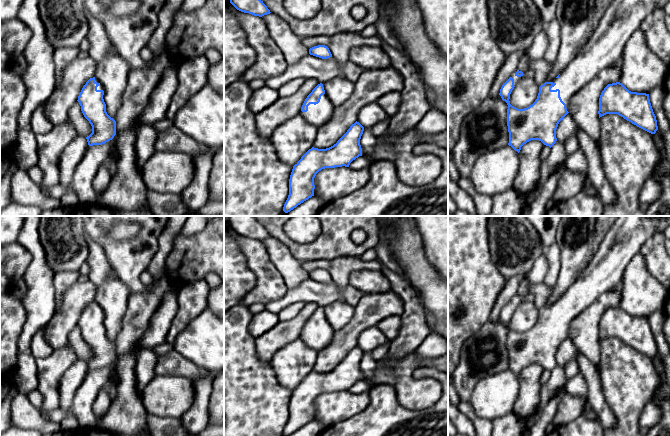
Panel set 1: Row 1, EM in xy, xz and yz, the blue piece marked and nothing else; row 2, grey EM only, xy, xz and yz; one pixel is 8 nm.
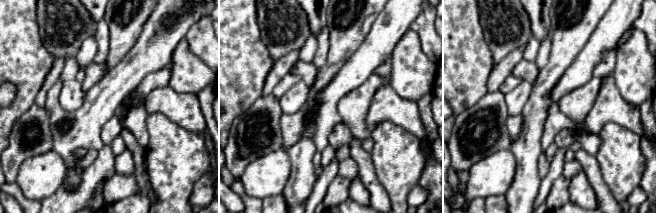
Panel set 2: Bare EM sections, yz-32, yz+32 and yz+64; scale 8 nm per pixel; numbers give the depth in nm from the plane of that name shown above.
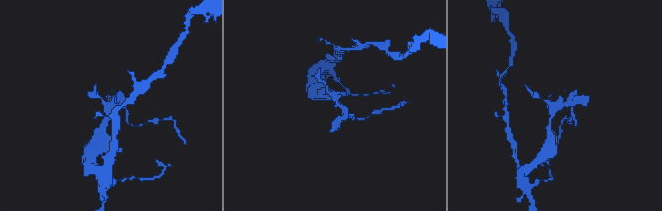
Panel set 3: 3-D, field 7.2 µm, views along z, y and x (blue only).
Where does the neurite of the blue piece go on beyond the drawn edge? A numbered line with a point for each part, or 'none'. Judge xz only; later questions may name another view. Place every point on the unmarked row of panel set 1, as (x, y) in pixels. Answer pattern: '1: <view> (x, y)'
1: xz (317, 339)

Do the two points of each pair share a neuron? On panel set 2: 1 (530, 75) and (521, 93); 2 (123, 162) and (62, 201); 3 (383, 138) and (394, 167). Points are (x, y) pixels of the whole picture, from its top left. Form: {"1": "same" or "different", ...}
{"1": "different", "2": "different", "3": "same"}

